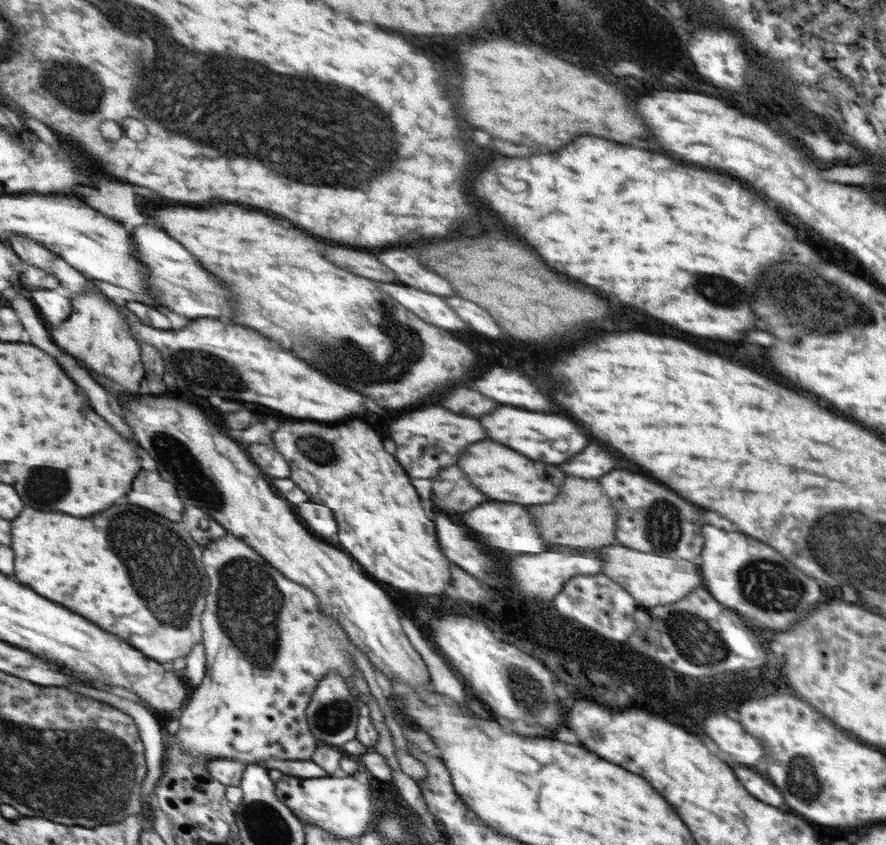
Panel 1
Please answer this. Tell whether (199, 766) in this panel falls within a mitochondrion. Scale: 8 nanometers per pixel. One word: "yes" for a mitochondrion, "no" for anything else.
no

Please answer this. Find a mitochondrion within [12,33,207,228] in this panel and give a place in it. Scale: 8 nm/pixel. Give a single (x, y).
(61, 78)

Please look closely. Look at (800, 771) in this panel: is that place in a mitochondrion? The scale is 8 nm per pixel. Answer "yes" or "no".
yes

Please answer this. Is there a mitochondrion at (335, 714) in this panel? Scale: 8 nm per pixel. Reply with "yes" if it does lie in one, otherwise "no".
yes

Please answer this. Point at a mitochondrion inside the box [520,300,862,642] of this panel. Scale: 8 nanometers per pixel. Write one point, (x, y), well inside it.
(765, 574)

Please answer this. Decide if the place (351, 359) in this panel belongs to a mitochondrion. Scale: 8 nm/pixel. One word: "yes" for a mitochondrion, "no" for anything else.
yes

